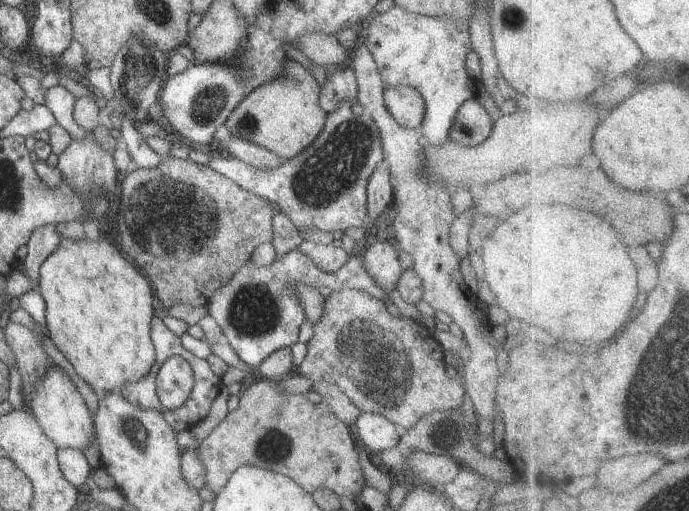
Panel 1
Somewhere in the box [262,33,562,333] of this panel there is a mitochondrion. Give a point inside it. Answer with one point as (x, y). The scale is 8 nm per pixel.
(337, 165)

